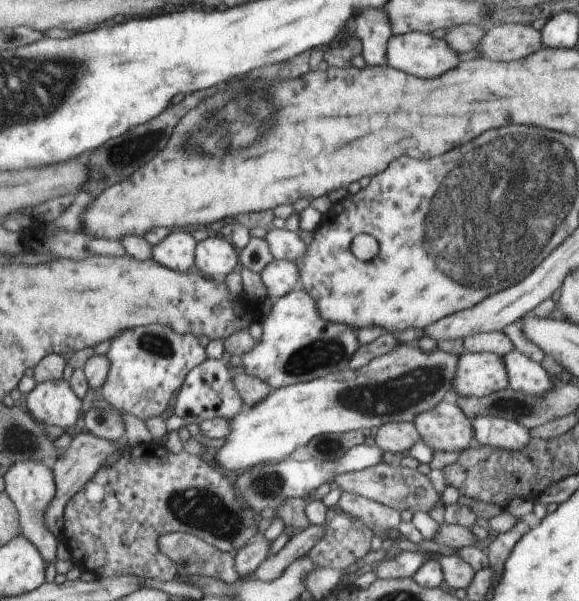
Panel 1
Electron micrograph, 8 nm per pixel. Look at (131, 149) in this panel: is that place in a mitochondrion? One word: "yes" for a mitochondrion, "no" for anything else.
yes

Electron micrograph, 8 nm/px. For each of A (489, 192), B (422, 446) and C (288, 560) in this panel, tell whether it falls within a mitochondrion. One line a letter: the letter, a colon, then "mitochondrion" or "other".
A: mitochondrion
B: other
C: other

